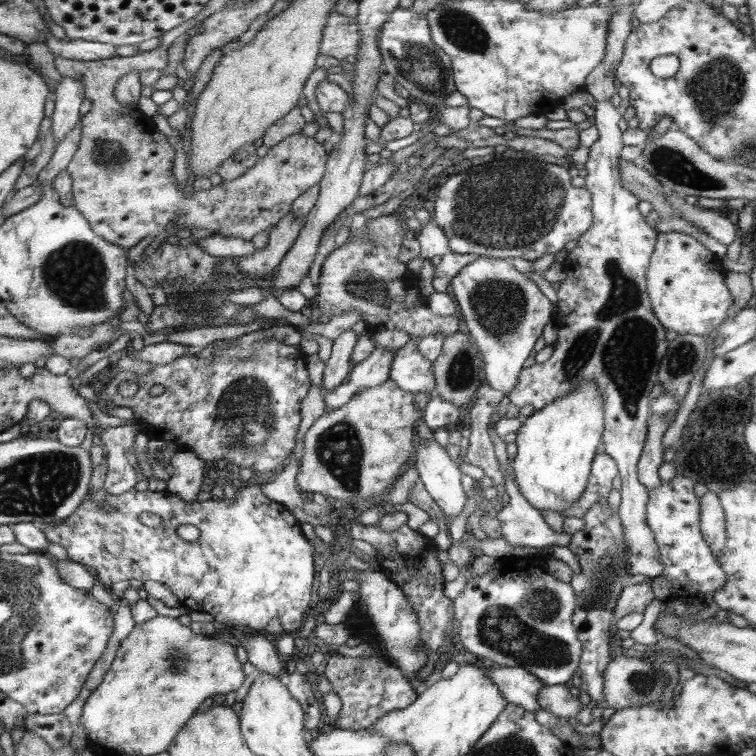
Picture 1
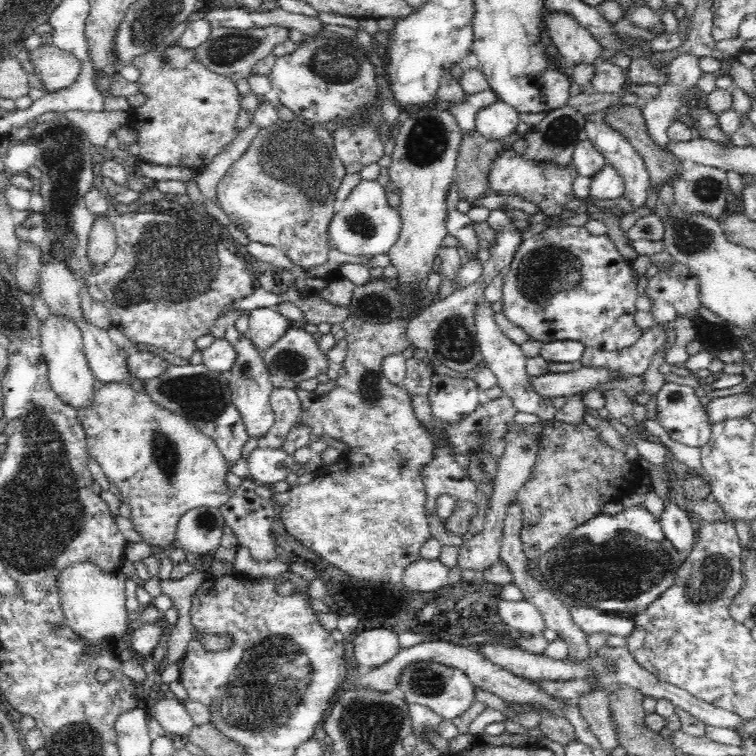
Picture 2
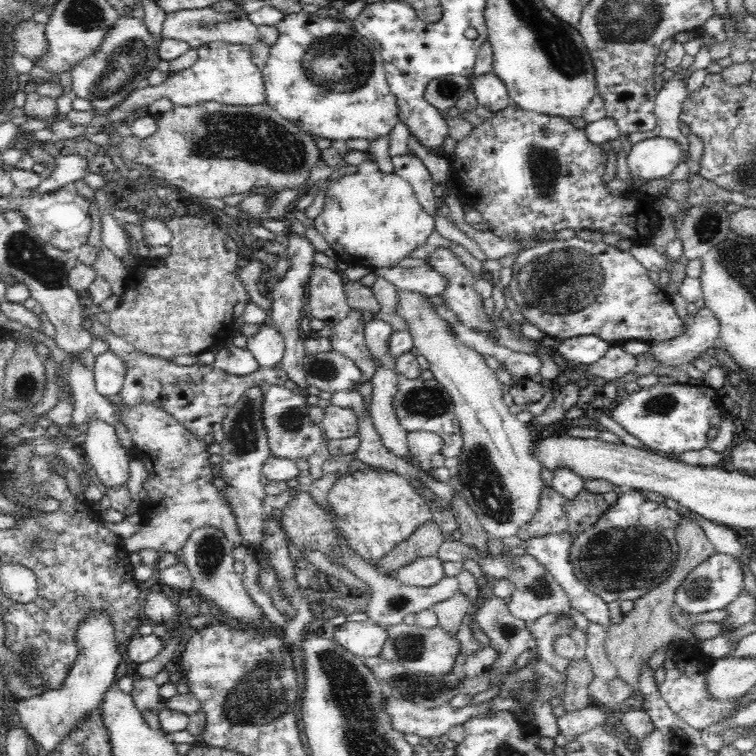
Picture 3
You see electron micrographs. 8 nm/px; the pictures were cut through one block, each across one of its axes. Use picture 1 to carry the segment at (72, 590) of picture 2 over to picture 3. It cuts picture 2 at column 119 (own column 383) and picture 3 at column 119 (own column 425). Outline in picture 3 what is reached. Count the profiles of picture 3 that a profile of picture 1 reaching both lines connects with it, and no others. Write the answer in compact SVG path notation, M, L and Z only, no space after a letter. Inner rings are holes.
M96 608L80 620L75 632L75 643L77 646L75 664L62 688L11 705L18 712L24 731L36 741L38 751L41 753L54 752L56 746L76 730L76 724L100 708L107 691L114 687L114 682L118 682L116 674L122 662L123 647L116 644L115 624L106 609Z

